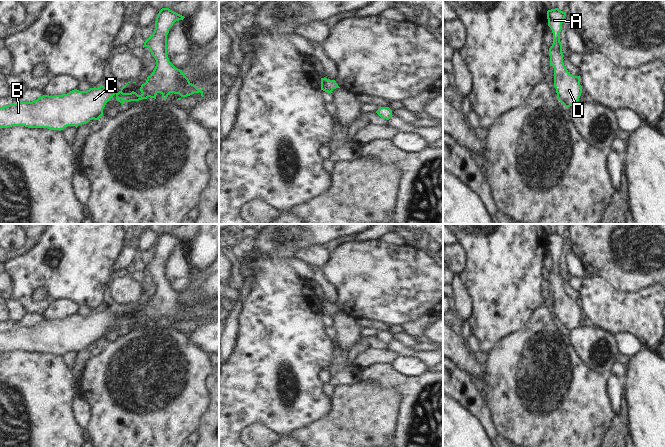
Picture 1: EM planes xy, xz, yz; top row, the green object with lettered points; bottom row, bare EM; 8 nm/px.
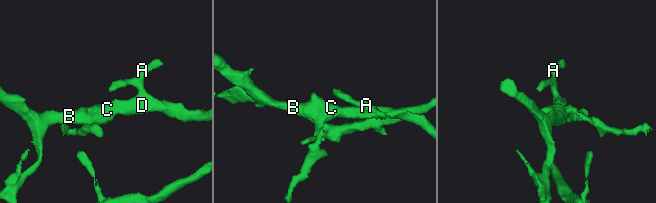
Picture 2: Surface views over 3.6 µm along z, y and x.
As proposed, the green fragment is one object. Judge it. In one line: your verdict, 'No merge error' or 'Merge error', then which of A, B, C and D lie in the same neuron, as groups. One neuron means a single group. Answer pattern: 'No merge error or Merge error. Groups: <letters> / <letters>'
No merge error. Groups: A B C D.

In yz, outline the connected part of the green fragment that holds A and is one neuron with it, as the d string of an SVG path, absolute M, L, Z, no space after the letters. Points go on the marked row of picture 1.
M558 8L547 11L548 26L553 33L553 44L549 48L550 66L554 68L554 87L557 99L566 107L570 107L579 101L582 93L580 77L573 76L563 63L562 43L560 32L566 12Z

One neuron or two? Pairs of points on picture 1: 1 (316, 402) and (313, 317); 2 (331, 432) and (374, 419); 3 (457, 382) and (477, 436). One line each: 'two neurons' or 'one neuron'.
1: one neuron
2: one neuron
3: two neurons

